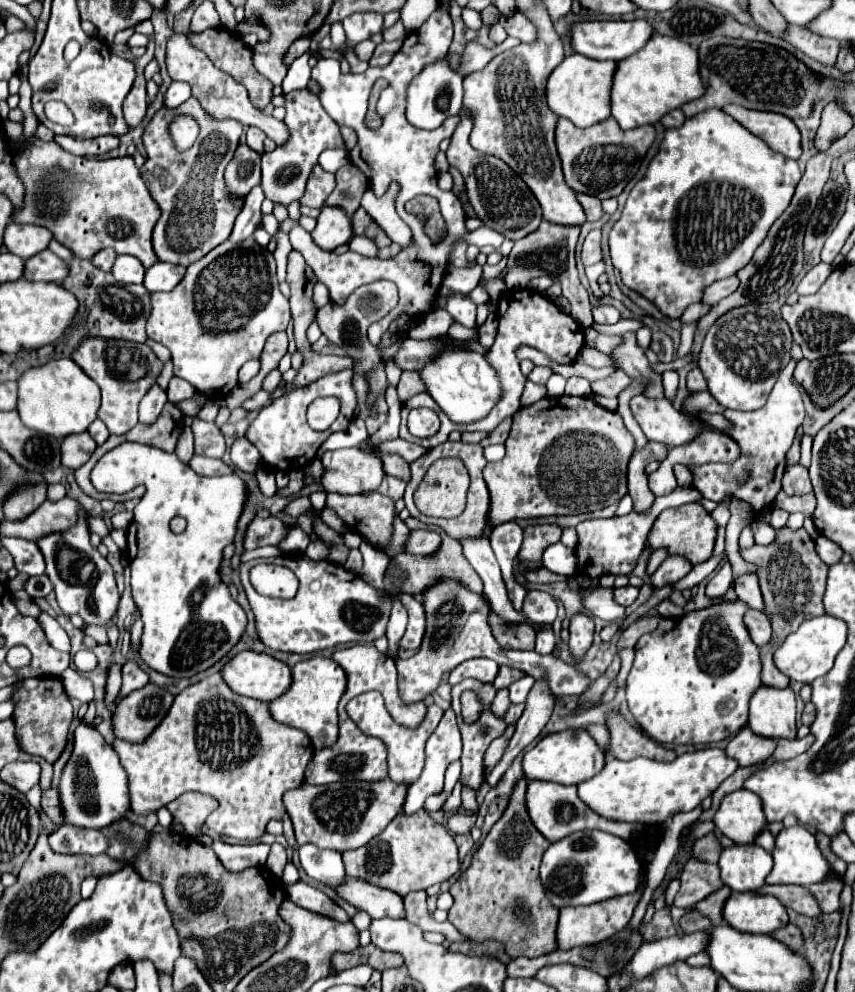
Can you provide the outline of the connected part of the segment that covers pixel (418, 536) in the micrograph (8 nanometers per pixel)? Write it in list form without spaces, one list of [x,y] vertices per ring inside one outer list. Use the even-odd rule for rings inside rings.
[[[412,531],[412,539],[408,539],[408,553],[418,553],[418,555],[428,555],[432,551],[436,551],[436,547],[440,545],[440,535],[436,535],[434,531]]]

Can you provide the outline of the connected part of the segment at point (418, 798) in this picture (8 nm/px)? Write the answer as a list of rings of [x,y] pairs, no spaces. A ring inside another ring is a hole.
[[[449,708],[444,712],[440,725],[426,743],[424,771],[408,789],[404,813],[414,813],[422,809],[426,797],[442,791],[444,771],[452,761],[460,759],[460,753],[462,753],[462,741],[460,741],[457,717],[453,709]]]

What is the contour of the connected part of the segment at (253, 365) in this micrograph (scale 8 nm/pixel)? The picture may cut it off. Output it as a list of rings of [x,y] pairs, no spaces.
[[[248,361],[248,363],[240,369],[240,383],[248,383],[248,379],[252,379],[258,371],[260,371],[260,363],[258,363],[258,361]]]

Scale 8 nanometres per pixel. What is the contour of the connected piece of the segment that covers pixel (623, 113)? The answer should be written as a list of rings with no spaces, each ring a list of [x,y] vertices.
[[[654,33],[640,51],[616,63],[610,89],[612,117],[622,129],[652,125],[668,111],[678,109],[700,95],[704,95],[704,85],[698,75],[696,49],[688,47],[688,43],[680,43],[680,39]]]

